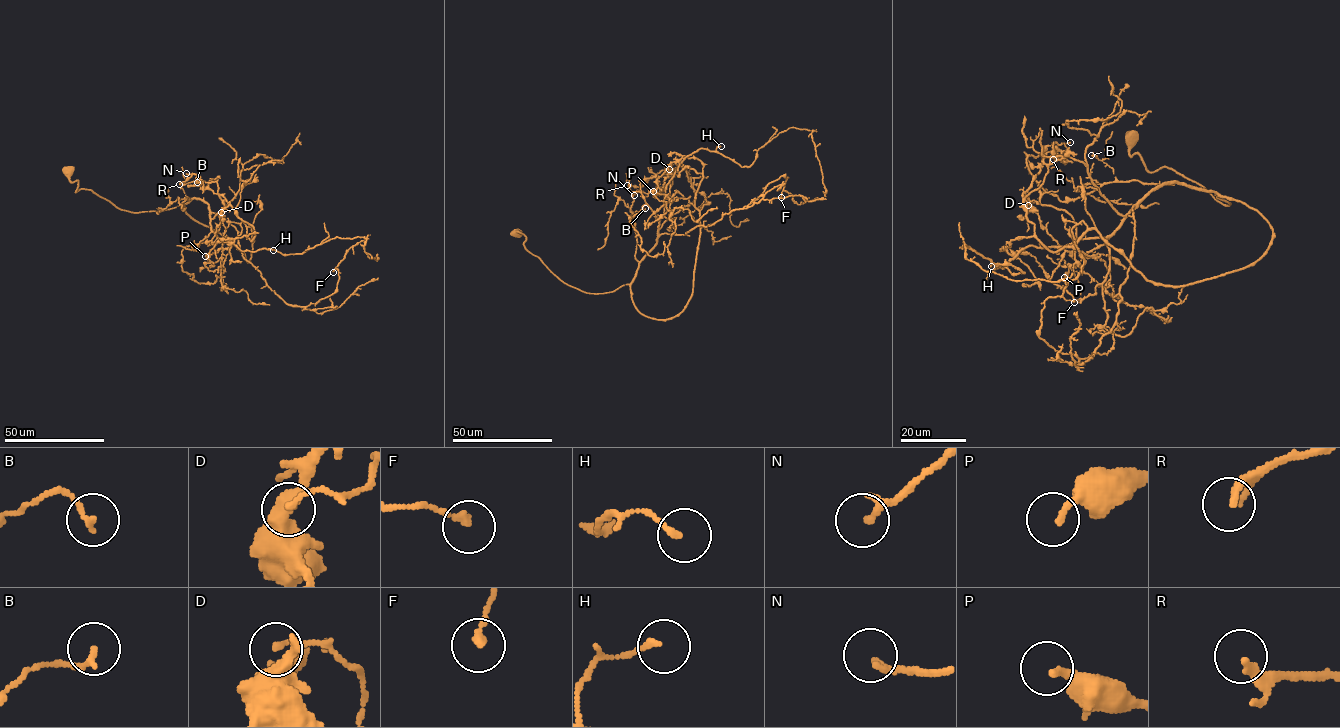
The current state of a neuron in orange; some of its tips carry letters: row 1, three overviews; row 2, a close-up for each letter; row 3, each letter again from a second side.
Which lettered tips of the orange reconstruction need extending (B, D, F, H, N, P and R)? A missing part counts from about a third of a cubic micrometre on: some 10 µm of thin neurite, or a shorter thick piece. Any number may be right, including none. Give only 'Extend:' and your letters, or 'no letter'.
Extend: no letter

